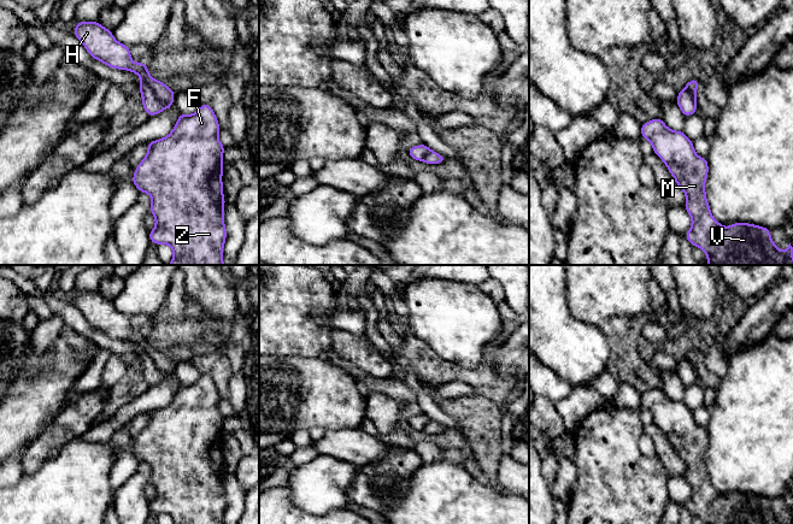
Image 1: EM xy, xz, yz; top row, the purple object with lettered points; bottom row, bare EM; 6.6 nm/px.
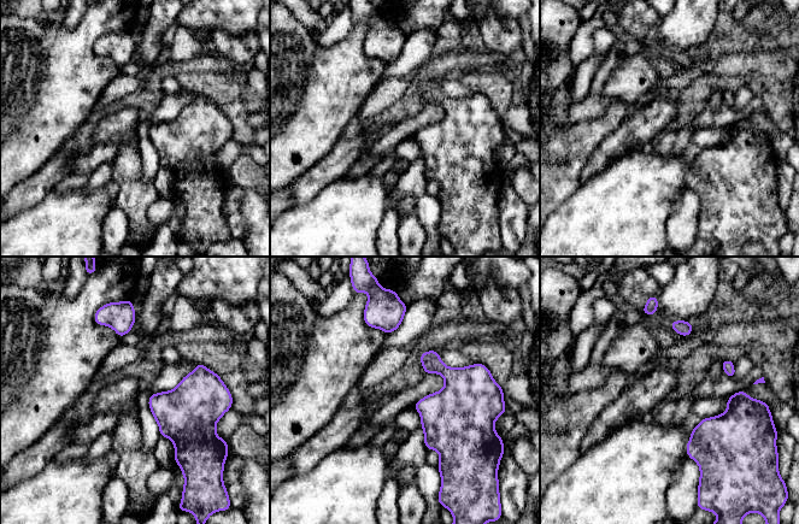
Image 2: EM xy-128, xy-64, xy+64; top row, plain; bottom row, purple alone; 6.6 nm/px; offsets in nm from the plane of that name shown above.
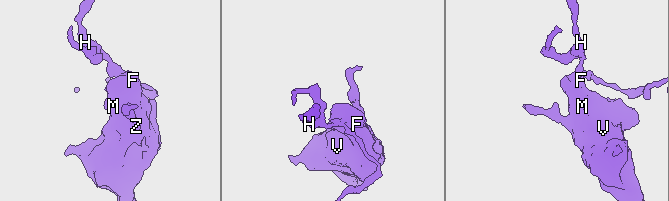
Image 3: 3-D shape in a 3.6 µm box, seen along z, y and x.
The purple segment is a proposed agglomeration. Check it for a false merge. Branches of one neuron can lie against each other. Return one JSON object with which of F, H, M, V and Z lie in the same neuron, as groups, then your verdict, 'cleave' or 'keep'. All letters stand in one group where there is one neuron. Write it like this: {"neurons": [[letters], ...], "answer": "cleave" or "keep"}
{"neurons": [["F", "M", "V", "Z"], ["H"]], "answer": "cleave"}

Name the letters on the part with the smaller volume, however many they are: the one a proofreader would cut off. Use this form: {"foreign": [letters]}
{"foreign": ["F", "M", "V", "Z"]}

